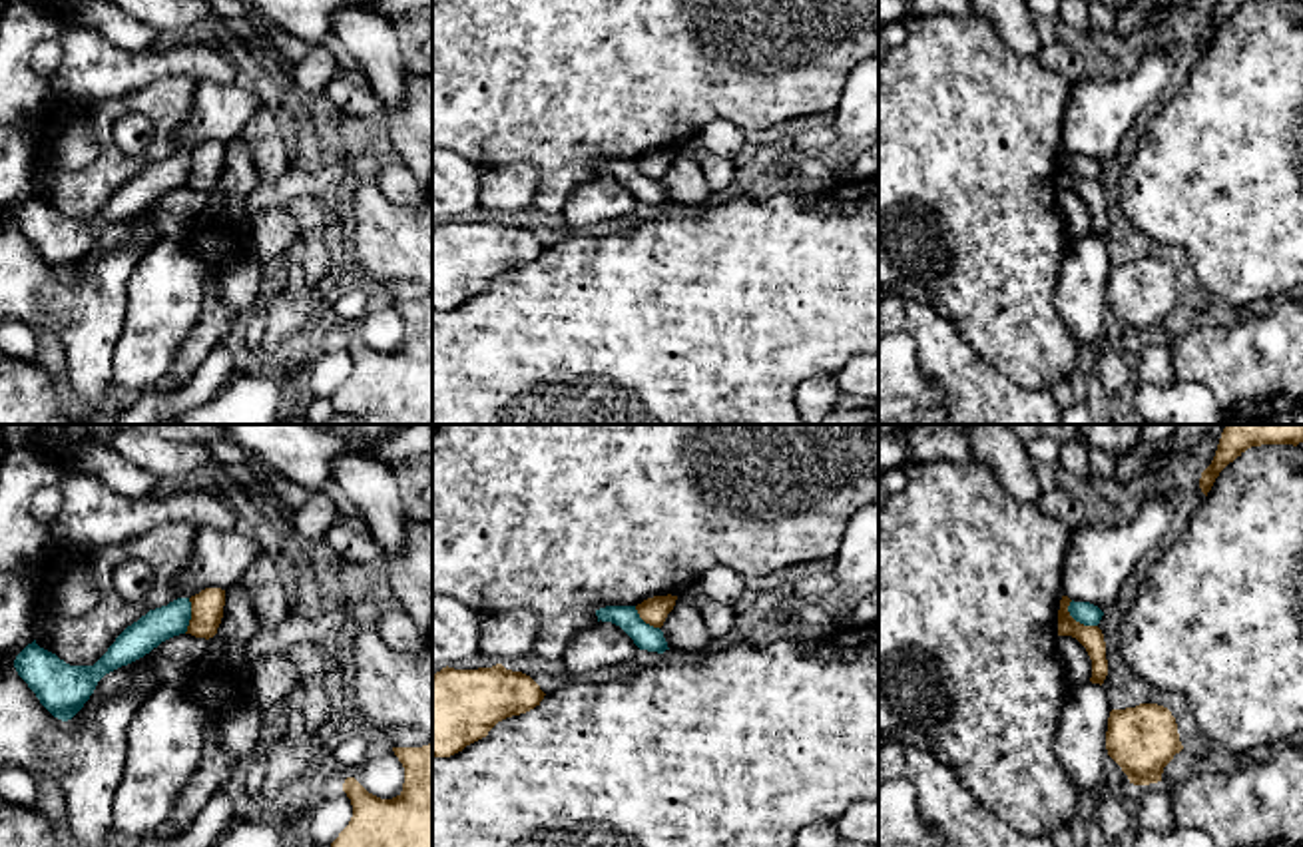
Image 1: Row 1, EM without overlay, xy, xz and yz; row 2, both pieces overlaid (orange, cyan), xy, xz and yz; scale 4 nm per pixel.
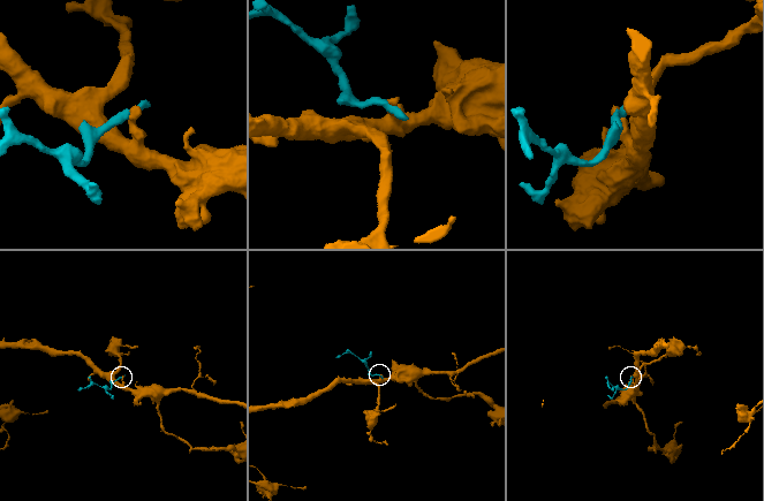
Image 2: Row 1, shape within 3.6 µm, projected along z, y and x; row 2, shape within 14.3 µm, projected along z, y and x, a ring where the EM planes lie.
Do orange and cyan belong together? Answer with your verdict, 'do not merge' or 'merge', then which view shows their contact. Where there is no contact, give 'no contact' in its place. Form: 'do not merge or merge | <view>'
do not merge | yz

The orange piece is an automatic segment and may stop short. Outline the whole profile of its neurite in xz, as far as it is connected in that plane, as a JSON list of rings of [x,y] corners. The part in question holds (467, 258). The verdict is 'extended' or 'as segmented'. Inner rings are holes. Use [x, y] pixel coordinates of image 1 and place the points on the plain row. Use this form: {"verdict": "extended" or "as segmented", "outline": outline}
{"verdict": "as segmented", "outline": [[[502,217],[478,223],[442,221],[432,227],[432,309],[450,311],[482,293],[502,273],[544,253],[540,239]]]}

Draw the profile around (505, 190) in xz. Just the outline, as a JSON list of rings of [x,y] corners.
[[[532,163],[492,165],[480,173],[478,205],[498,213],[518,213],[534,203],[538,167]]]

